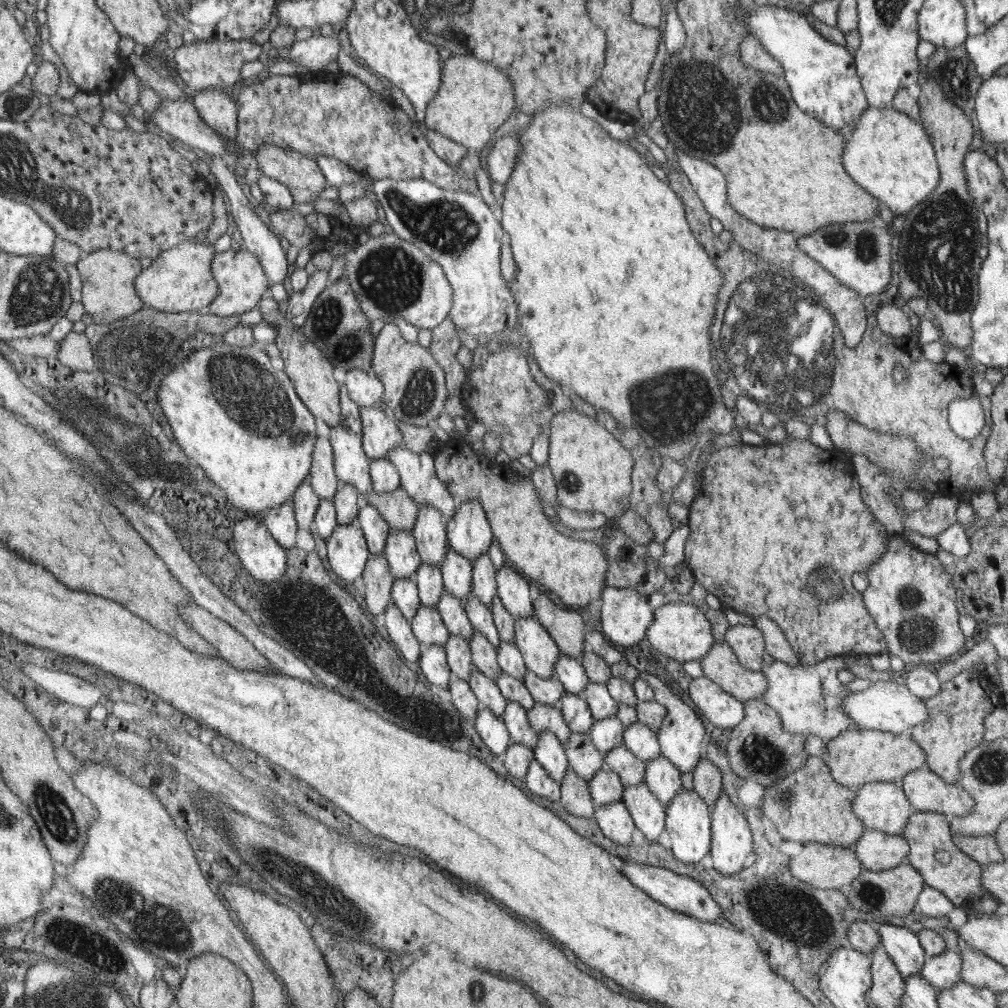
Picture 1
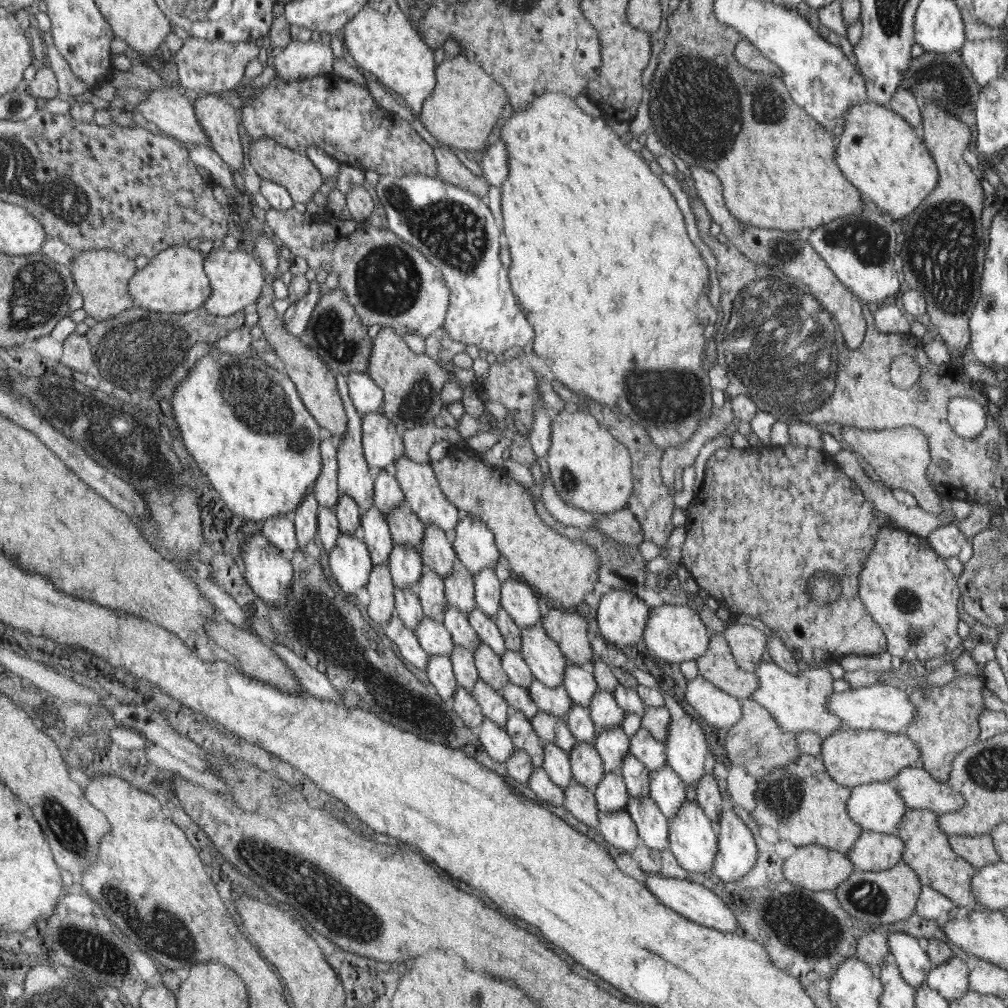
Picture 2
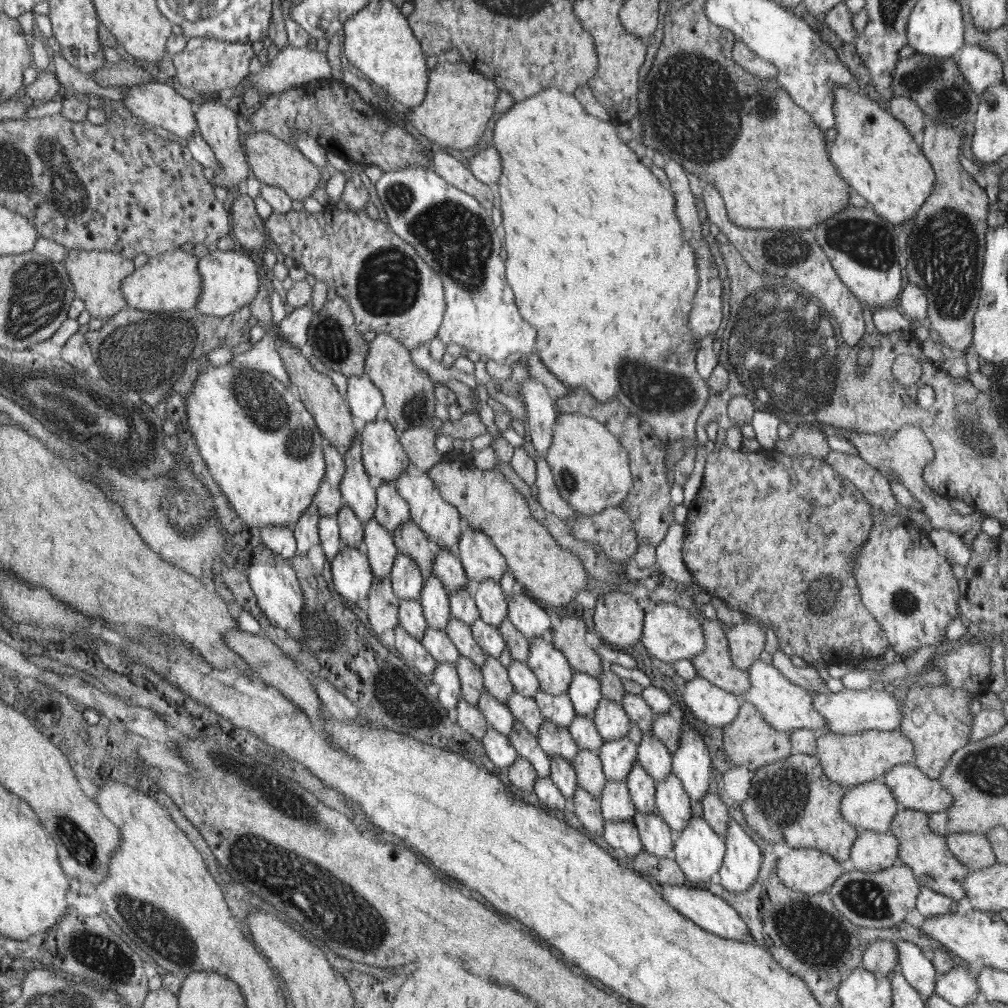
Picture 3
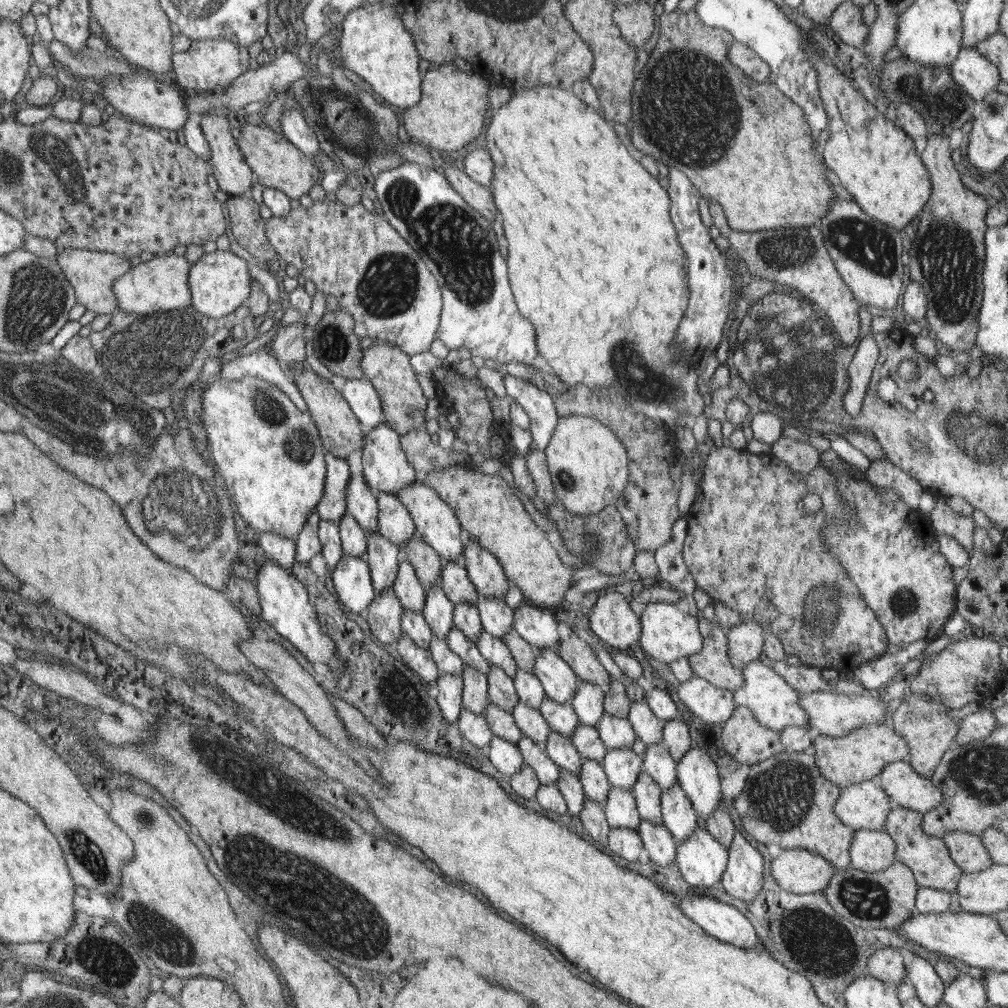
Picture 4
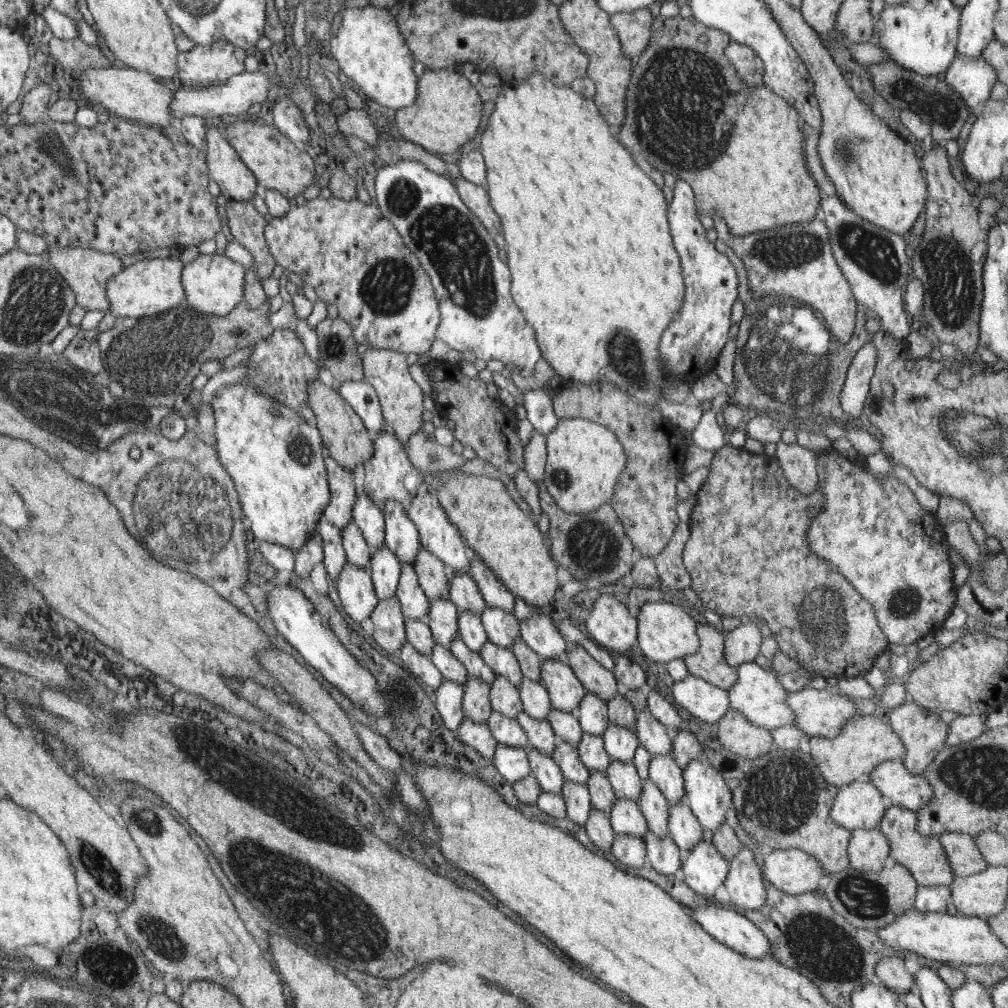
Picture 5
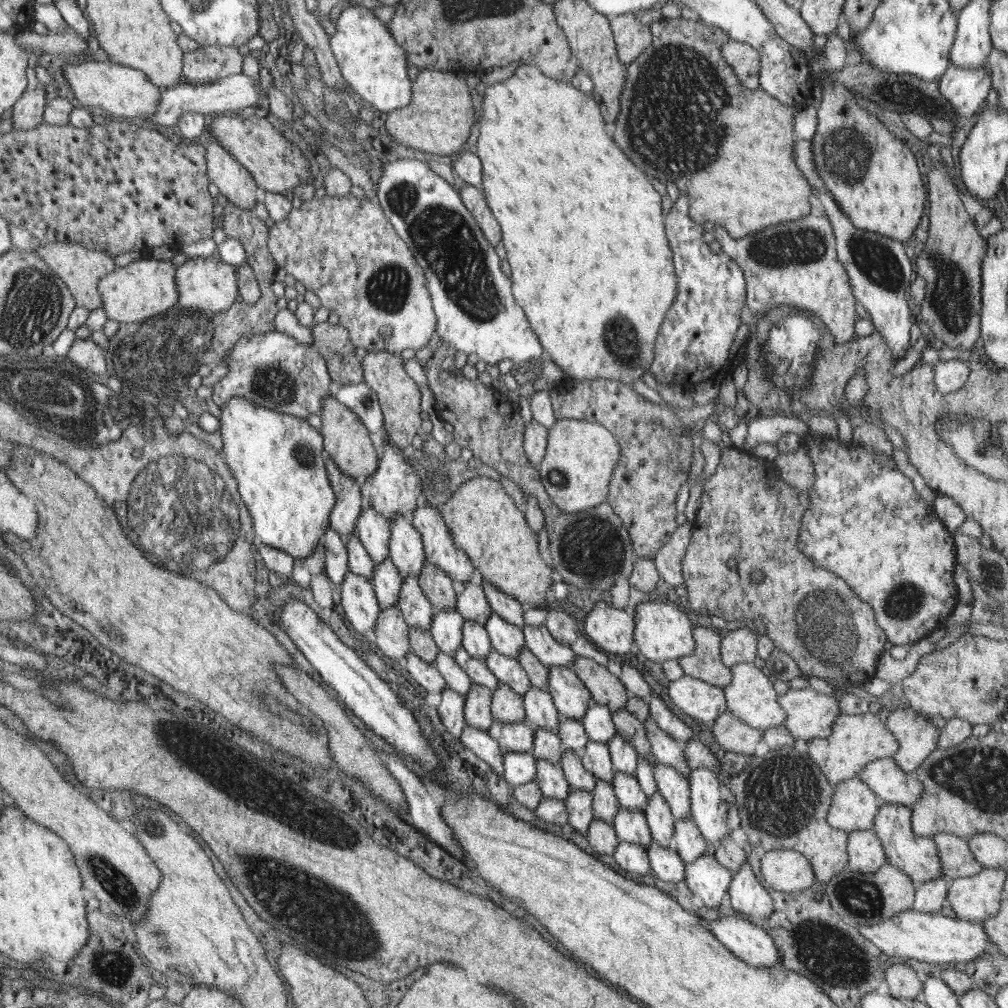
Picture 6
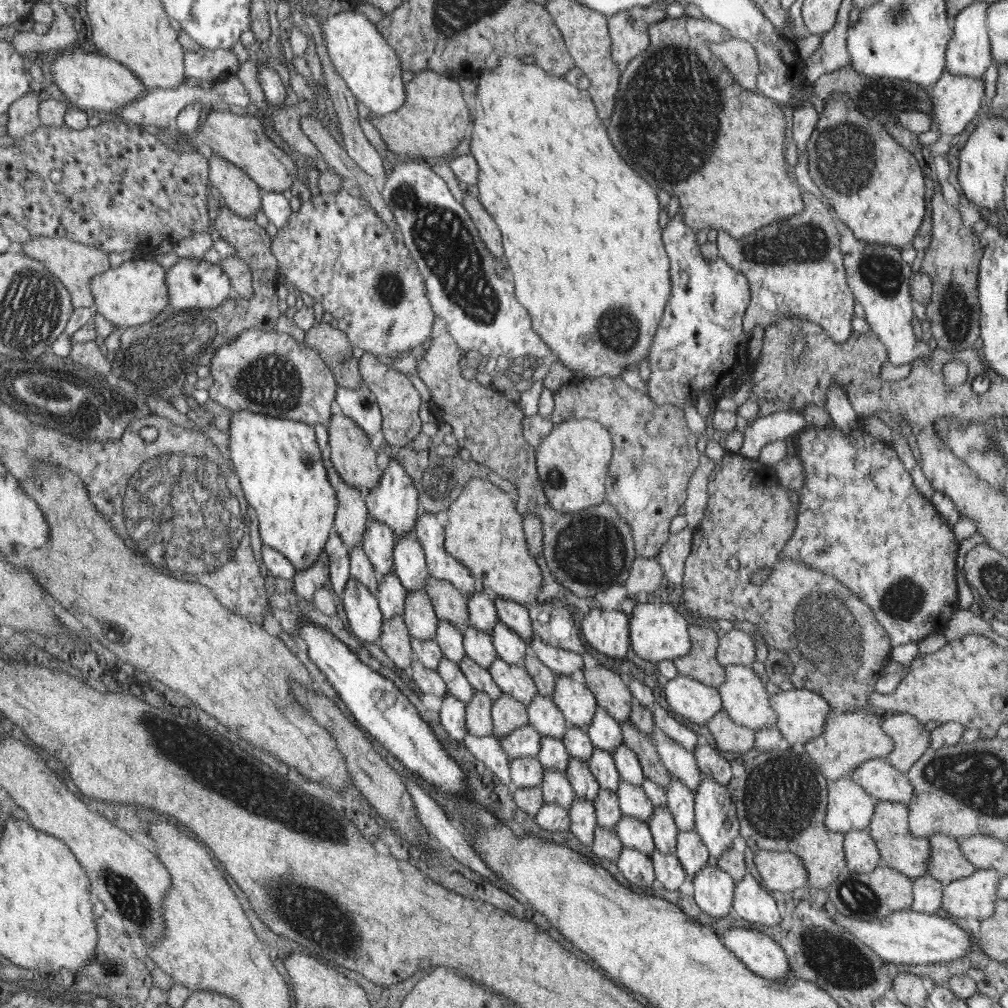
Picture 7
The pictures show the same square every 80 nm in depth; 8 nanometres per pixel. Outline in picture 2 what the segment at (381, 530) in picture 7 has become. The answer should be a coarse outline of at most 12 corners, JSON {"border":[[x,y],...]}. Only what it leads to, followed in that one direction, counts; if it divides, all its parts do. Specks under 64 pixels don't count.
{"border":[[335,376],[347,416],[336,442],[339,491],[360,510],[374,505],[374,480],[363,453],[361,418],[346,378]]}

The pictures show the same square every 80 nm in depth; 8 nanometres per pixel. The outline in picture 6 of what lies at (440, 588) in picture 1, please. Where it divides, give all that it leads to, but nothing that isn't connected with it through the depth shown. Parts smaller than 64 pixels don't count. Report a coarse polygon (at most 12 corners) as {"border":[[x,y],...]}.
{"border":[[435,611],[429,630],[440,651],[462,647],[464,619]]}

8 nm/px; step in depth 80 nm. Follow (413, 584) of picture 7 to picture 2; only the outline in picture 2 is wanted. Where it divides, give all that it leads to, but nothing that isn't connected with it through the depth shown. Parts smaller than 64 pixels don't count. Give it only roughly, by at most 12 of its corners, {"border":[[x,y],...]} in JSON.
{"border":[[380,469],[373,502],[386,520],[405,496],[393,469]]}

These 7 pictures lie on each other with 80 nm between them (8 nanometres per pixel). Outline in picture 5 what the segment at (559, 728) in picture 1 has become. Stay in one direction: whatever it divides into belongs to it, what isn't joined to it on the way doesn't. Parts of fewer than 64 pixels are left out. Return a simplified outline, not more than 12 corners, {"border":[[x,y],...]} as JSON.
{"border":[[558,739],[550,755],[565,780],[587,786],[576,746]]}

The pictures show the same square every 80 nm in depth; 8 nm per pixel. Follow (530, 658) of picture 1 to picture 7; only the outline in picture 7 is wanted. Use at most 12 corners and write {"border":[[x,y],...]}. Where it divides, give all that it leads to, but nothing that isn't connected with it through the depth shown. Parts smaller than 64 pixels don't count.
{"border":[[556,677],[552,697],[568,727],[586,730],[599,708],[587,684]]}

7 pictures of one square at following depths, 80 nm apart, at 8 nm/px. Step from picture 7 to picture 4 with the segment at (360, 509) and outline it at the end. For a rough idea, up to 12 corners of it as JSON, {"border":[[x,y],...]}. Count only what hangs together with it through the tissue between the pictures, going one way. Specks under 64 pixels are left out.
{"border":[[328,451],[325,493],[315,508],[338,524],[347,514],[348,463]]}

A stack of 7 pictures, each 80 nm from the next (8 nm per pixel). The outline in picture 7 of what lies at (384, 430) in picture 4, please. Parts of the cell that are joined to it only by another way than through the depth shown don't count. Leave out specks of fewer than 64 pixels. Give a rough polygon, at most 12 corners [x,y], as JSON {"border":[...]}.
{"border":[[390,458],[368,491],[372,520],[394,540],[415,531],[418,490]]}

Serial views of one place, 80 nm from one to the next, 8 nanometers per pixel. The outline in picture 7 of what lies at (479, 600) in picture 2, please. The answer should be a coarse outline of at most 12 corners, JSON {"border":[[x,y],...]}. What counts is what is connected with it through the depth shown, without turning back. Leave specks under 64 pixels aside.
{"border":[[502,621],[490,635],[501,660],[520,667],[530,648]]}

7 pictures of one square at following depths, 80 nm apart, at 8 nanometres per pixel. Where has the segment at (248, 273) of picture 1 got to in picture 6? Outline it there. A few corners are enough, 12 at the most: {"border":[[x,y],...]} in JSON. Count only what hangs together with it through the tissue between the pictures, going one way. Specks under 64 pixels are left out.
{"border":[[191,257],[177,268],[190,316],[228,310],[238,296],[234,265]]}

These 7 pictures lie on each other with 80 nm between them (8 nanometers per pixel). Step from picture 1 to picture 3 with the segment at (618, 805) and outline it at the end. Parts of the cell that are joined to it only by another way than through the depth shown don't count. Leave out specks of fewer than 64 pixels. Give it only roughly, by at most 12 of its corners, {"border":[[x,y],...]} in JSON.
{"border":[[604,820],[602,835],[630,858],[643,850],[633,822]]}

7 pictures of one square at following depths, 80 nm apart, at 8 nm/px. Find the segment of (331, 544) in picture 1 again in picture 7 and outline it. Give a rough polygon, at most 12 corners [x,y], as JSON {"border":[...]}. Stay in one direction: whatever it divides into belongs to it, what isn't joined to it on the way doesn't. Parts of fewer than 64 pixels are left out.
{"border":[[347,580],[342,602],[353,634],[378,643],[385,618],[362,582]]}

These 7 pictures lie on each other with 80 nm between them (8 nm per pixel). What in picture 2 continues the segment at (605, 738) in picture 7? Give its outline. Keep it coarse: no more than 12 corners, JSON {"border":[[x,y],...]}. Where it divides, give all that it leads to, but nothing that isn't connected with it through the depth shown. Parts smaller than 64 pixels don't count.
{"border":[[567,663],[562,685],[588,708],[598,689],[590,670]]}

